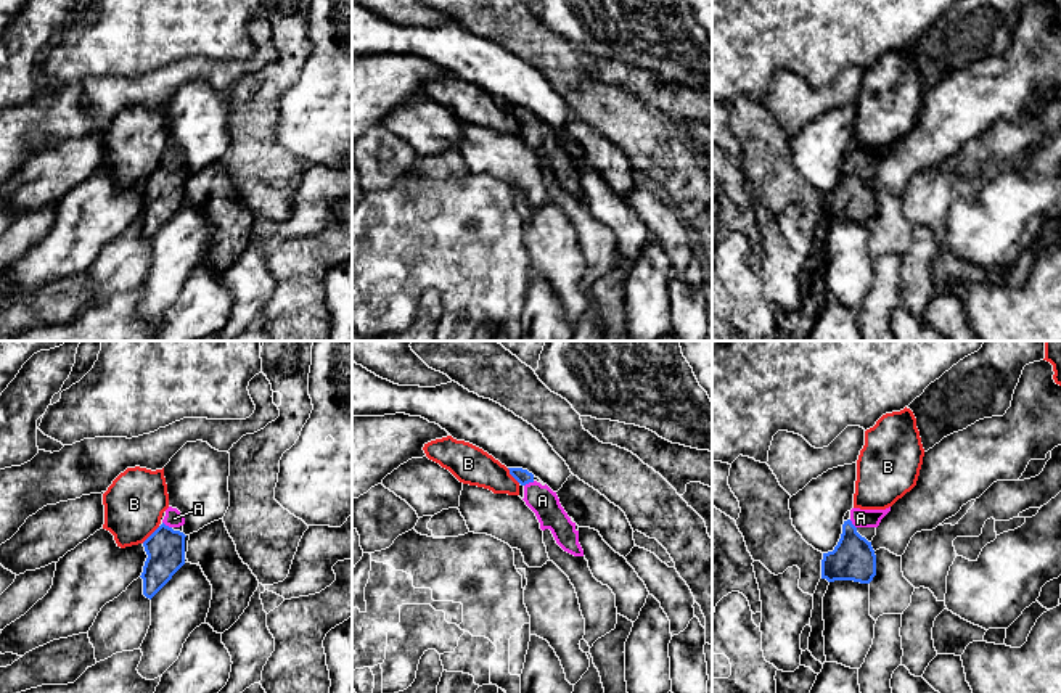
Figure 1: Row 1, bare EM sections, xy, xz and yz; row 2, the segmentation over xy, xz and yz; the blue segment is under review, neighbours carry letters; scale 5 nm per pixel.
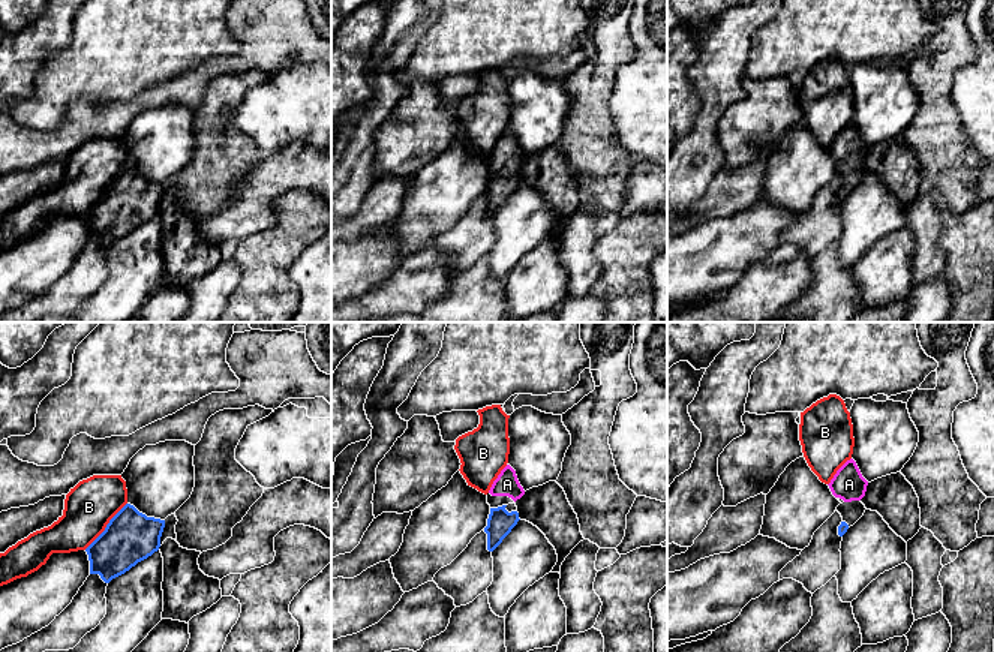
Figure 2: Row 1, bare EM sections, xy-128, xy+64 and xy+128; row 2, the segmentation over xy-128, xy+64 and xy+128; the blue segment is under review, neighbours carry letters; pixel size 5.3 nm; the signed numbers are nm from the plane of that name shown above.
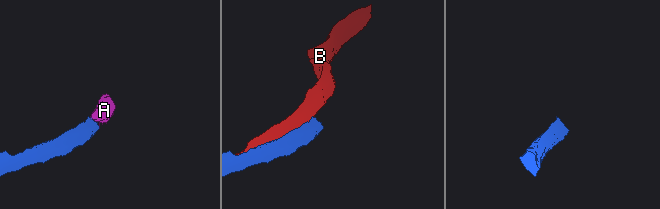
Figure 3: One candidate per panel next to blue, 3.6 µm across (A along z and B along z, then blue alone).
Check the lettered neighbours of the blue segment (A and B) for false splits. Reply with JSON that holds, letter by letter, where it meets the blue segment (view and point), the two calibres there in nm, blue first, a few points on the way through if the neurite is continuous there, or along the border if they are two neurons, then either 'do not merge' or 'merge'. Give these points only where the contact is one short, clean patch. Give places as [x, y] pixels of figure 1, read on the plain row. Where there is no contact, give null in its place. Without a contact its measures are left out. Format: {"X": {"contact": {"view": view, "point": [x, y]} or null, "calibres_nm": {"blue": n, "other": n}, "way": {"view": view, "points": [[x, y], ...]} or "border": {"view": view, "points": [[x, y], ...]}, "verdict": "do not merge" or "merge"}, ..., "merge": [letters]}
{"A": {"contact": {"view": "xz", "point": [529, 121]}, "calibres_nm": {"blue": 80, "other": 150}, "way": {"view": "xz", "points": [[523, 116], [529, 121], [542, 140]]}, "verdict": "merge"}, "B": {"contact": {"view": "xy", "point": [151, 174]}, "calibres_nm": {"blue": 190, "other": 300}, "verdict": "do not merge"}, "merge": ["A"]}

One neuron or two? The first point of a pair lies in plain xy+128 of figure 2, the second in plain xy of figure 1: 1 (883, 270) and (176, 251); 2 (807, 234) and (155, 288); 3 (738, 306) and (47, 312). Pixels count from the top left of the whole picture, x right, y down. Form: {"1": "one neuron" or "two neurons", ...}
{"1": "two neurons", "2": "two neurons", "3": "one neuron"}

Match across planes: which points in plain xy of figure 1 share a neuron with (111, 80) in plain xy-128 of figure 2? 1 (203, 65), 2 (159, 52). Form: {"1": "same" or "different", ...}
{"1": "different", "2": "same"}

